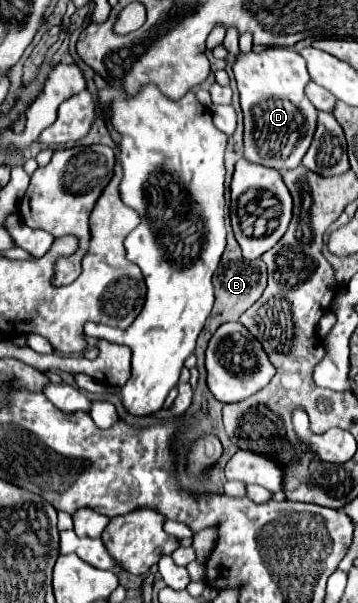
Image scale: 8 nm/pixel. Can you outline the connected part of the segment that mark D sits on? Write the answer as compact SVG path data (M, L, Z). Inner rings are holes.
M270 47L258 55L240 53L234 63L234 75L238 81L246 127L244 157L250 163L258 163L272 169L298 167L312 143L318 113L304 93L306 85L310 83L304 57L292 49L282 47Z

